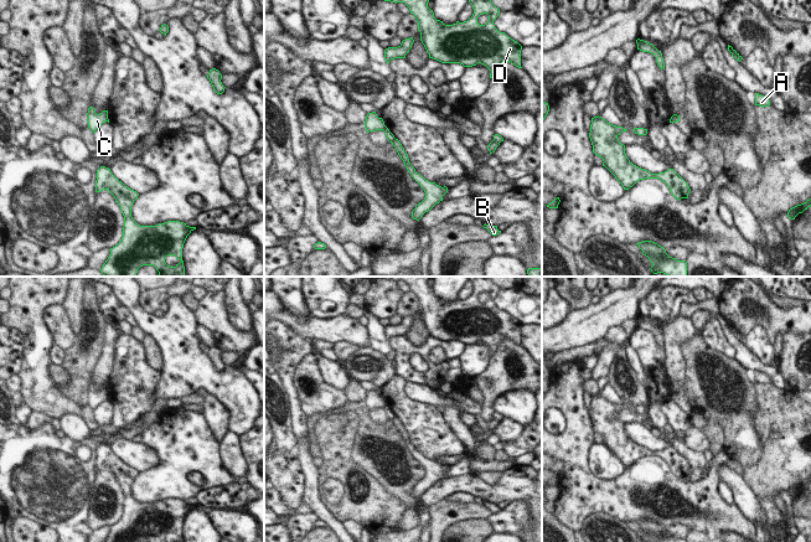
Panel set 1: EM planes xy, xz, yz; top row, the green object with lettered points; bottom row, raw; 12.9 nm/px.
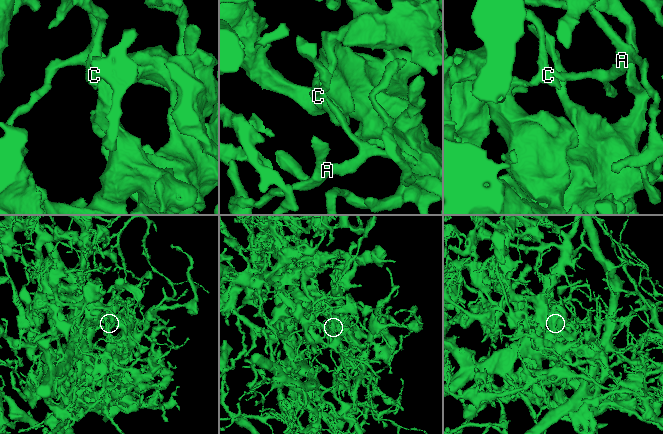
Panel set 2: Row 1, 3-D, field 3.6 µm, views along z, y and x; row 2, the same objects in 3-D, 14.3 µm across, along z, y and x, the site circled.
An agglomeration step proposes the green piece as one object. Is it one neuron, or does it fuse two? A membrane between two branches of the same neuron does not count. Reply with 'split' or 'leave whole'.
split

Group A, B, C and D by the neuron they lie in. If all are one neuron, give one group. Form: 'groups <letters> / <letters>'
groups A / B C D

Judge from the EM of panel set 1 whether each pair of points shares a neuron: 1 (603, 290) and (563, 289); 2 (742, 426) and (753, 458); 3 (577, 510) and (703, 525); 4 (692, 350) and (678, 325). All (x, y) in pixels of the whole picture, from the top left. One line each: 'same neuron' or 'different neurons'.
1: same neuron
2: same neuron
3: same neuron
4: different neurons

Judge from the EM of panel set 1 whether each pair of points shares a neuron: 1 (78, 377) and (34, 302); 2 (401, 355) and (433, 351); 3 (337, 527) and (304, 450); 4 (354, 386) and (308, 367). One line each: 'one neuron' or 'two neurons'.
1: two neurons
2: one neuron
3: one neuron
4: two neurons

